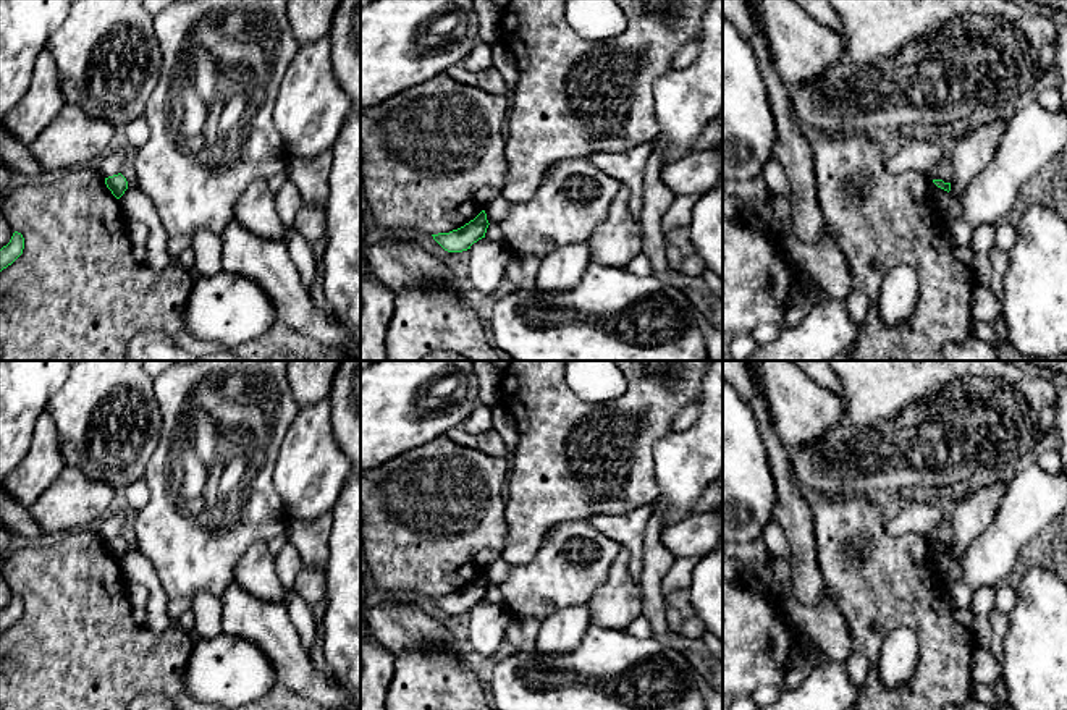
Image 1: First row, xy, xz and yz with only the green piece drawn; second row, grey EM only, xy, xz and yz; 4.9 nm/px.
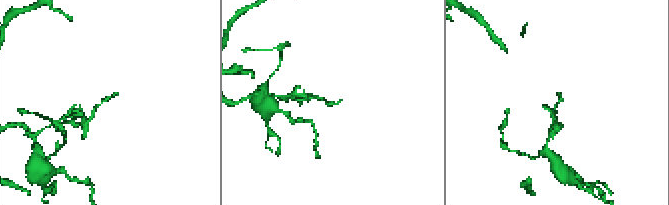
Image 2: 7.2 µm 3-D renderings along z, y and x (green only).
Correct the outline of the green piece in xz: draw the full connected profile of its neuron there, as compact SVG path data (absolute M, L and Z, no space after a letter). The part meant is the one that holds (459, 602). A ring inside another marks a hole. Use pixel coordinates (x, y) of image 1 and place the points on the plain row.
M482 573L474 582L449 595L432 597L433 602L448 615L462 615L470 611L474 605L485 600L488 582Z

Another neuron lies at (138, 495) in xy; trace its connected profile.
M139 479L129 484L124 488L124 495L126 495L126 503L131 514L142 509L149 503L149 498L150 498L150 492L144 479Z

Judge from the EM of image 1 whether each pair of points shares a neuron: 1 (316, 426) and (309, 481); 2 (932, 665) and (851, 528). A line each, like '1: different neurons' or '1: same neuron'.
1: same neuron
2: same neuron

